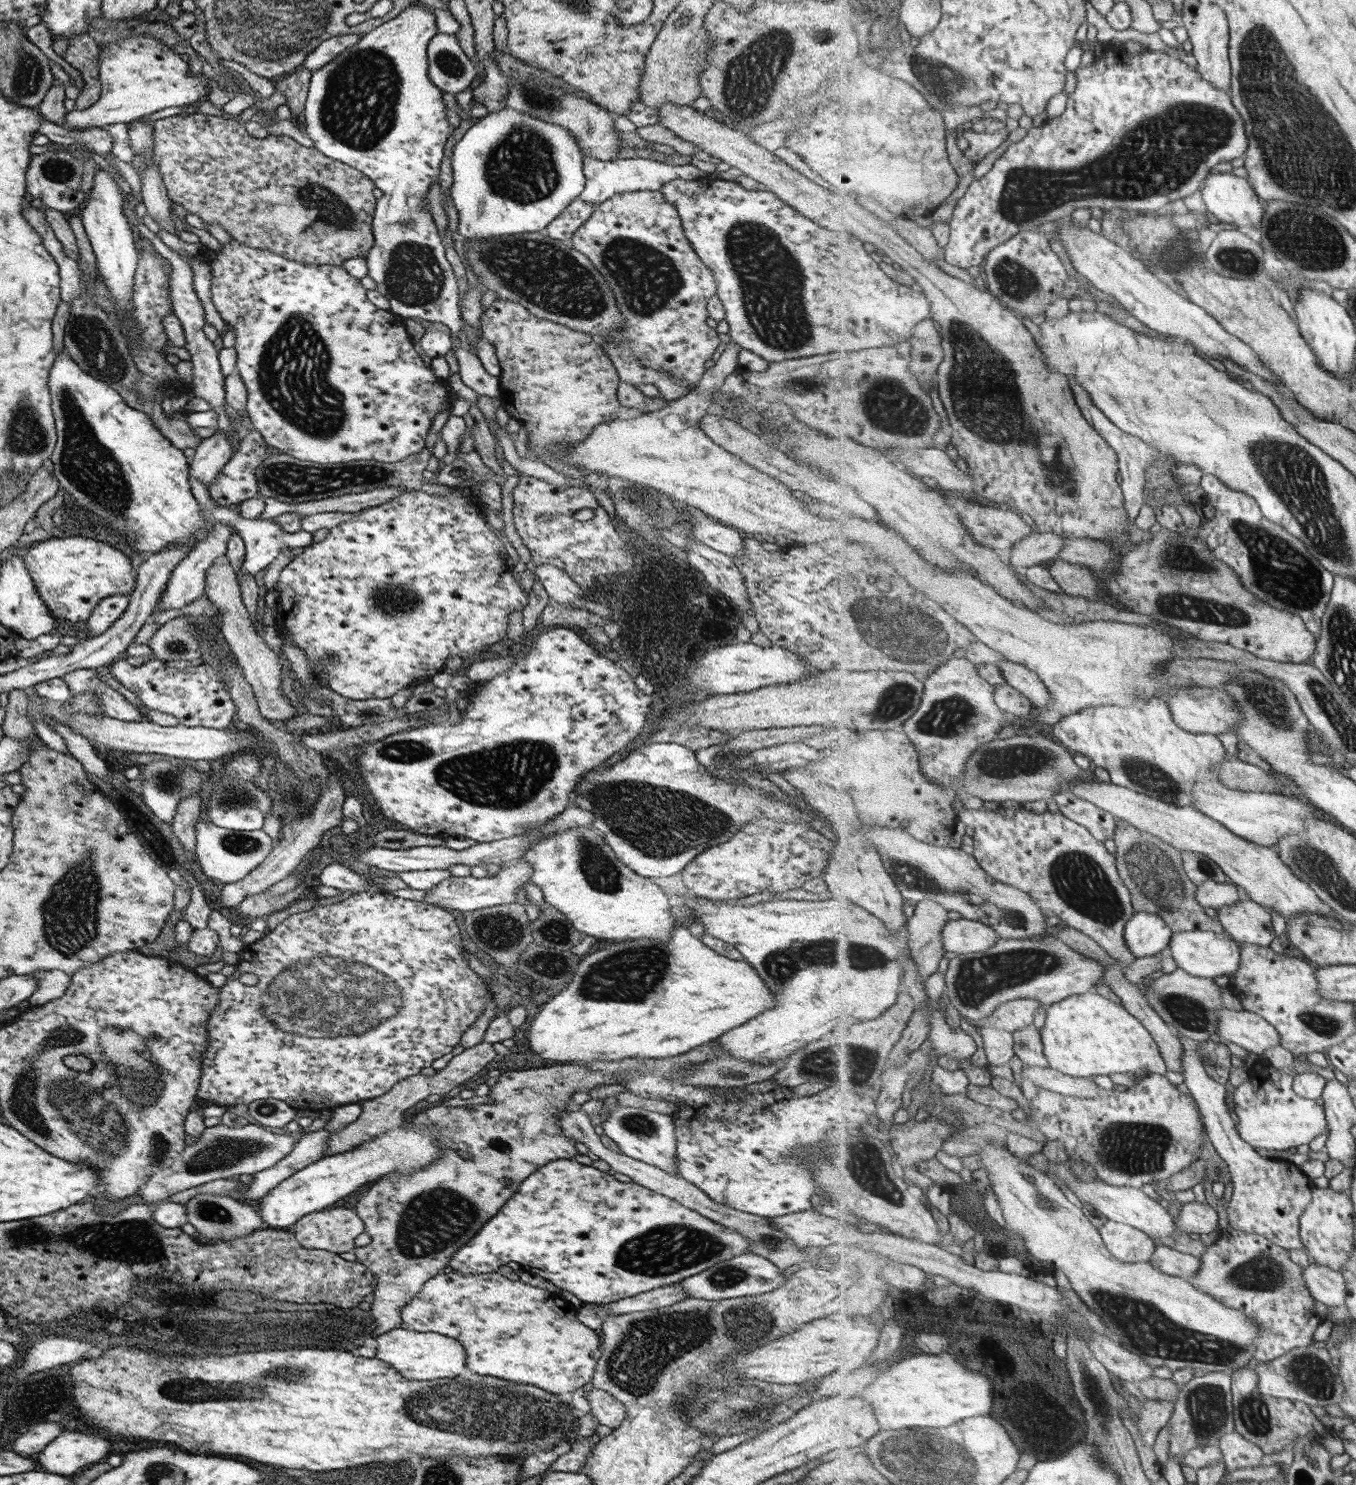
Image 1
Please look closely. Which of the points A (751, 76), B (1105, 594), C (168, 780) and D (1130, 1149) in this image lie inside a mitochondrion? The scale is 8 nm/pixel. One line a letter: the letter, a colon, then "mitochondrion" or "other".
A: mitochondrion
B: other
C: mitochondrion
D: mitochondrion

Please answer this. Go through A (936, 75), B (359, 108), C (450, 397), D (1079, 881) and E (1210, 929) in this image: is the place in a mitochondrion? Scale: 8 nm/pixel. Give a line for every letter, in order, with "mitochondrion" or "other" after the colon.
A: mitochondrion
B: mitochondrion
C: other
D: mitochondrion
E: other

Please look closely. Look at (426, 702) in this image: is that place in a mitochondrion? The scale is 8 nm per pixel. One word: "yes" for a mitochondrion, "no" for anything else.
no

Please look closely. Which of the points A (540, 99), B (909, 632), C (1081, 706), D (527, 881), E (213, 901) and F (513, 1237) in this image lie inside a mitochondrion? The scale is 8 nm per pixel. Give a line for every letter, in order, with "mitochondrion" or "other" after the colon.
A: mitochondrion
B: mitochondrion
C: other
D: other
E: other
F: other

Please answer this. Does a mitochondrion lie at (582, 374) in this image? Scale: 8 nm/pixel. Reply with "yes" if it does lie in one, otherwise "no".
no

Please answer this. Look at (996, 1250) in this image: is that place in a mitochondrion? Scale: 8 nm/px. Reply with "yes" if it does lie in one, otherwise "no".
no

